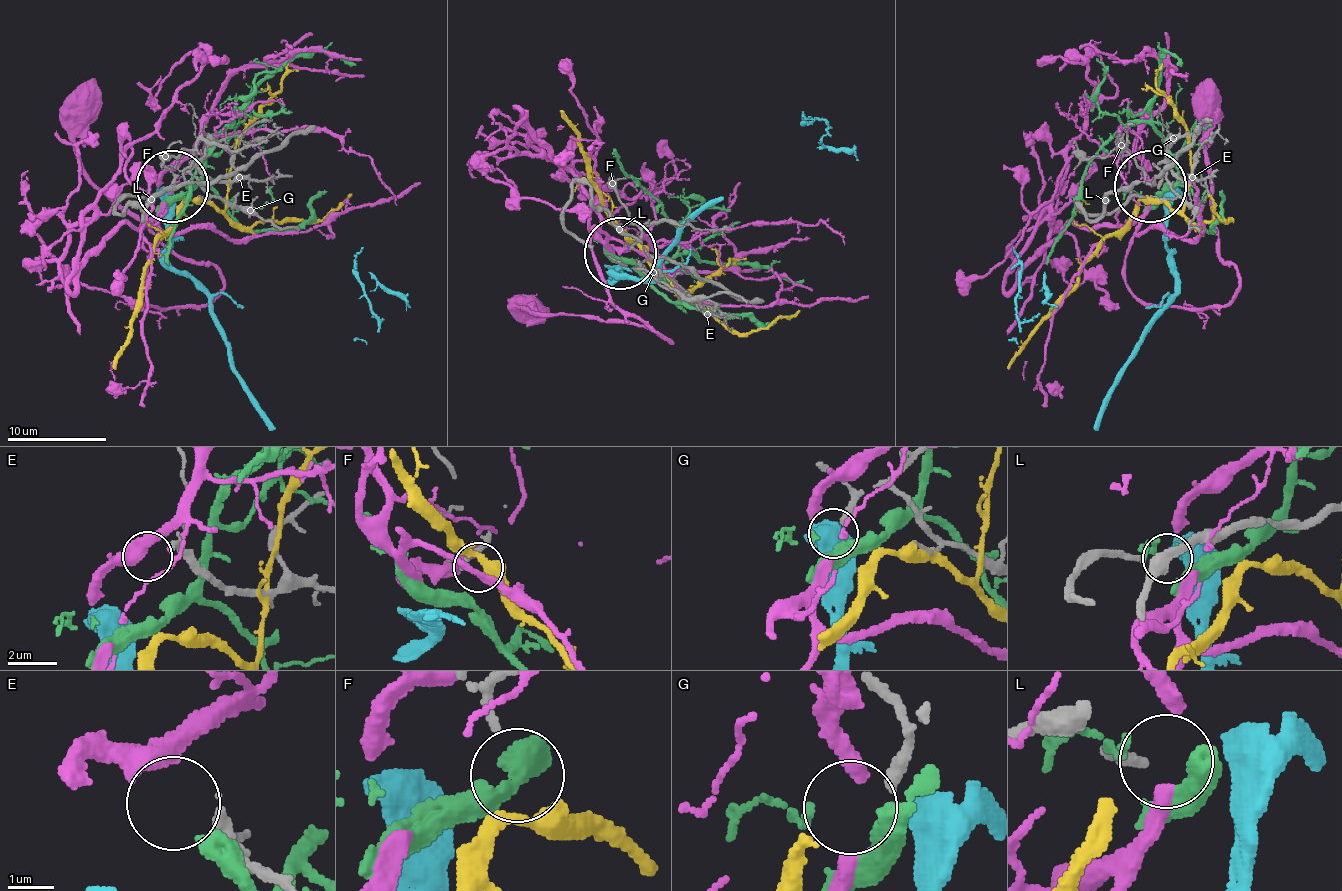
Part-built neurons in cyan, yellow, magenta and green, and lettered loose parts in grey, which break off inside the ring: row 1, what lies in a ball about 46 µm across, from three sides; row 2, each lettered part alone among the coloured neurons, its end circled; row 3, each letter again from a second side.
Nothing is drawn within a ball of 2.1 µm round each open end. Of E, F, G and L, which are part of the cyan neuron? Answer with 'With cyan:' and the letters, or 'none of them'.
With cyan: none of them

